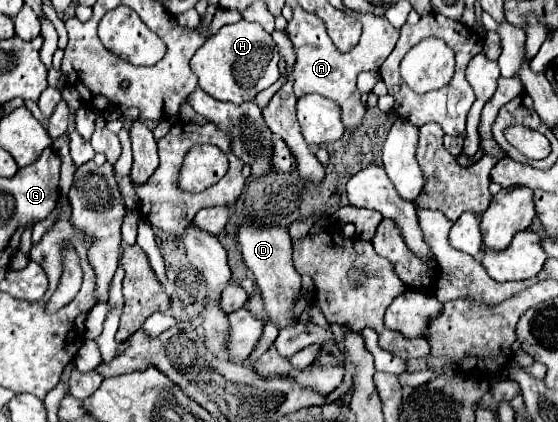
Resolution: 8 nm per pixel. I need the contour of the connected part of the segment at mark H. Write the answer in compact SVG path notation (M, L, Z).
M235 22L223 26L191 58L191 70L199 78L199 88L221 102L243 104L279 80L279 50L269 32L253 22Z

